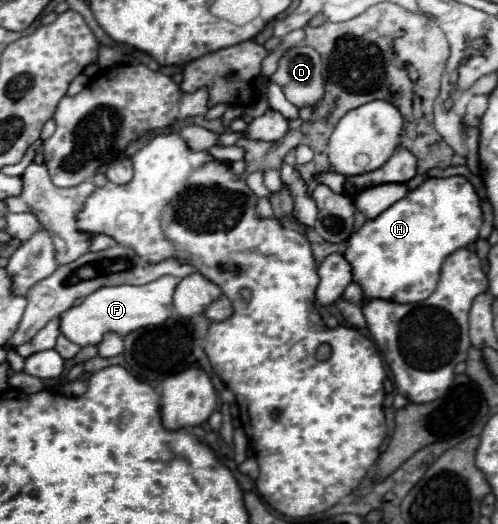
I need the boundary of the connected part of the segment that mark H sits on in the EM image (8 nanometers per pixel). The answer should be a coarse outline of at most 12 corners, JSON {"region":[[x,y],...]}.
{"region":[[464,176],[426,178],[356,230],[364,302],[426,300],[478,240]]}

